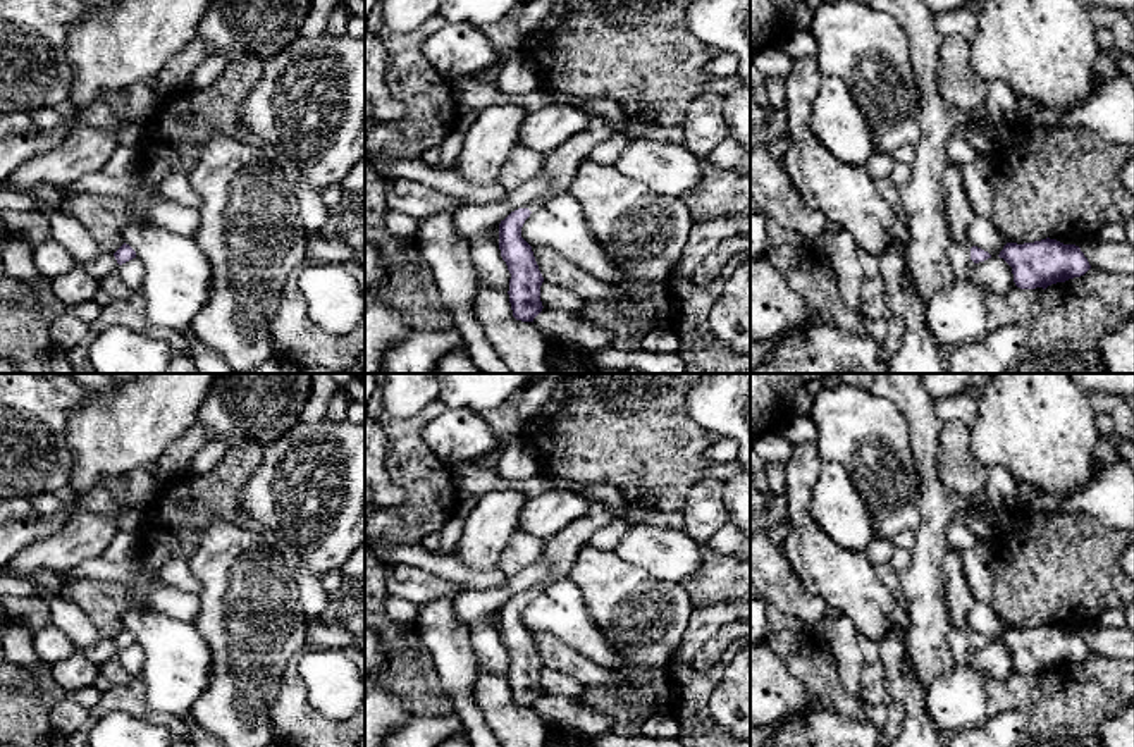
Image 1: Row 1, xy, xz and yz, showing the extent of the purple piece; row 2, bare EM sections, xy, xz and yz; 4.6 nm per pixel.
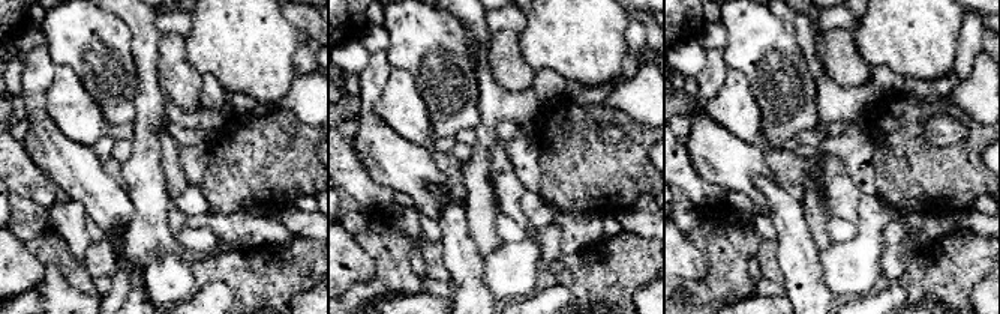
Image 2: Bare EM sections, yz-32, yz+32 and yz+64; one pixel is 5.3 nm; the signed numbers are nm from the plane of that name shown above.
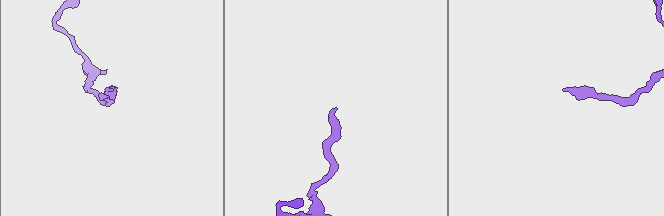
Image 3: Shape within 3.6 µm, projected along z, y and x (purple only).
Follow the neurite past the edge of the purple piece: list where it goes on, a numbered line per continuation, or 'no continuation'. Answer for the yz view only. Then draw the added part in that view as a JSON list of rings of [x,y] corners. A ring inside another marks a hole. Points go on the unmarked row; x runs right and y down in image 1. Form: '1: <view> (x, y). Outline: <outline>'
no continuation

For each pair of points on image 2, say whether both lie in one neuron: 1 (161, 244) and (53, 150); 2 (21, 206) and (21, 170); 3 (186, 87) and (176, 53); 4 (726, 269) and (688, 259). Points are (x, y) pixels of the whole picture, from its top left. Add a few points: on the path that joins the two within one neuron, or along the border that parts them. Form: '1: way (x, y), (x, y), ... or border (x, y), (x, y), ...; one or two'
1: border (128, 191), (132, 200), (134, 218), (125, 230); two
2: border (15, 193), (50, 209); two
3: way (179, 78), (176, 75), (176, 62); one
4: border (687, 236), (706, 259), (708, 274), (684, 290); two

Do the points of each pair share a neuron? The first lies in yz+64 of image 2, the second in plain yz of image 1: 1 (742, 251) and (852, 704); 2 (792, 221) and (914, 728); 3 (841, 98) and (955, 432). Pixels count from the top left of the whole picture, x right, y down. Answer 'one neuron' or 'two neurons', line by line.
1: one neuron
2: one neuron
3: two neurons

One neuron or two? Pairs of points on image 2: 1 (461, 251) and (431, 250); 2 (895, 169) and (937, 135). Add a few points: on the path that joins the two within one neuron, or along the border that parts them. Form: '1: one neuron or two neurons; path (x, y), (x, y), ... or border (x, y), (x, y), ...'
1: two neurons; border (440, 241), (443, 262), (450, 280)
2: two neurons; border (924, 138), (936, 147), (955, 146), (963, 138)

